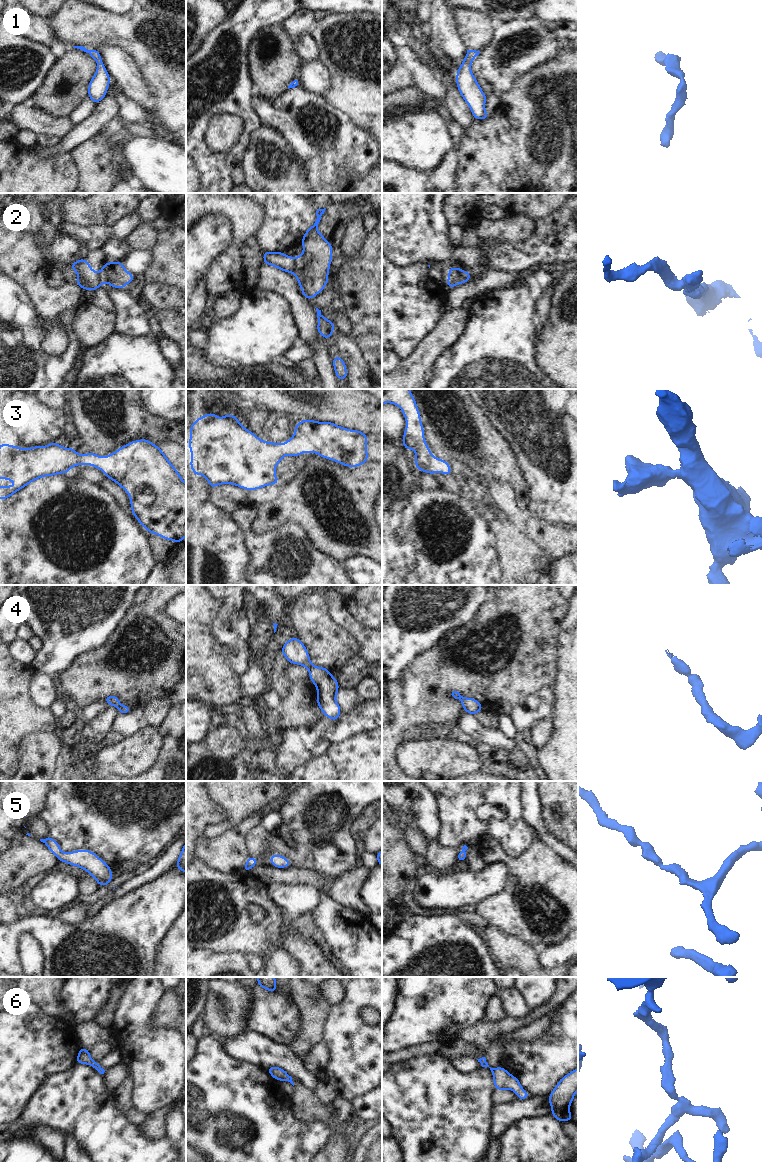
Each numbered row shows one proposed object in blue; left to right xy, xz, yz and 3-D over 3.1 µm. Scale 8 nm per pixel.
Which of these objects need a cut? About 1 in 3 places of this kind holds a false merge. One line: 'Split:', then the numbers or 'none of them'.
Split: 2.

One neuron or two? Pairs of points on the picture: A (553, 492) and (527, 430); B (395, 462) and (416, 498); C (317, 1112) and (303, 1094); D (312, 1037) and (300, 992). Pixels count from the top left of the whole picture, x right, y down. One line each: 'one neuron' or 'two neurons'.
A: one neuron
B: two neurons
C: one neuron
D: one neuron

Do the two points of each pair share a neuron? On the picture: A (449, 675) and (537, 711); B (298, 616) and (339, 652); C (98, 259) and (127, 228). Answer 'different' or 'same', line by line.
A: different
B: same
C: different

